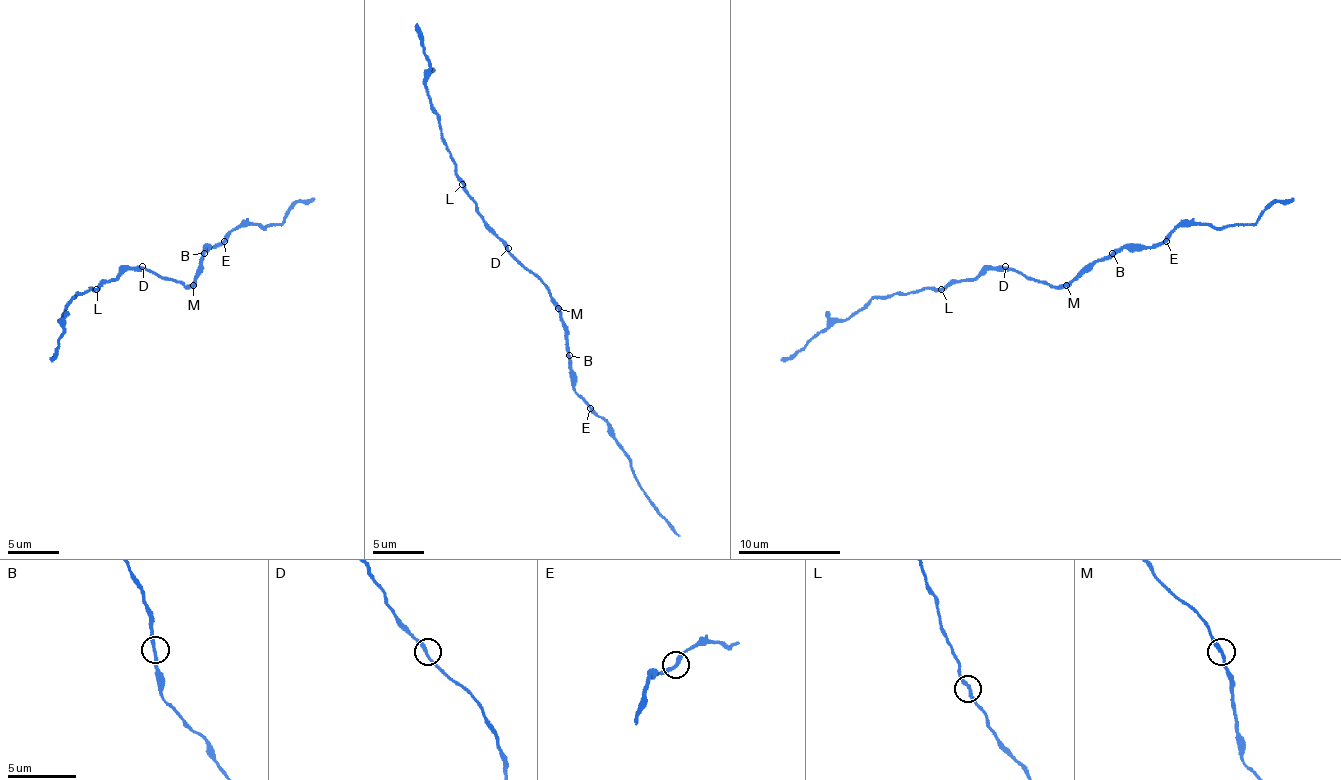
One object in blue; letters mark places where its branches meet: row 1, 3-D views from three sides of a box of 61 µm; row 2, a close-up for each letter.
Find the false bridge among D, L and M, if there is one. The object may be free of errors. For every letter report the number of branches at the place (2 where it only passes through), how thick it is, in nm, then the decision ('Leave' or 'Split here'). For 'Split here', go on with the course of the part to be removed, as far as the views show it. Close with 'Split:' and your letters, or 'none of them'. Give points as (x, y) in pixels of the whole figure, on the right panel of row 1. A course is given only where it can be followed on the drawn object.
D: Branches: 2. Thickness 280 nm. Leave
L: Branches: 2. Thickness 260 nm. Leave
M: Branches: 2. Thickness 280 nm. Split here. Course of the part to remove: (1066, 284), (1092, 264), (1125, 248), (1153, 248), (1181, 225), (1250, 225), (1276, 202), (1294, 197)
Split: M

